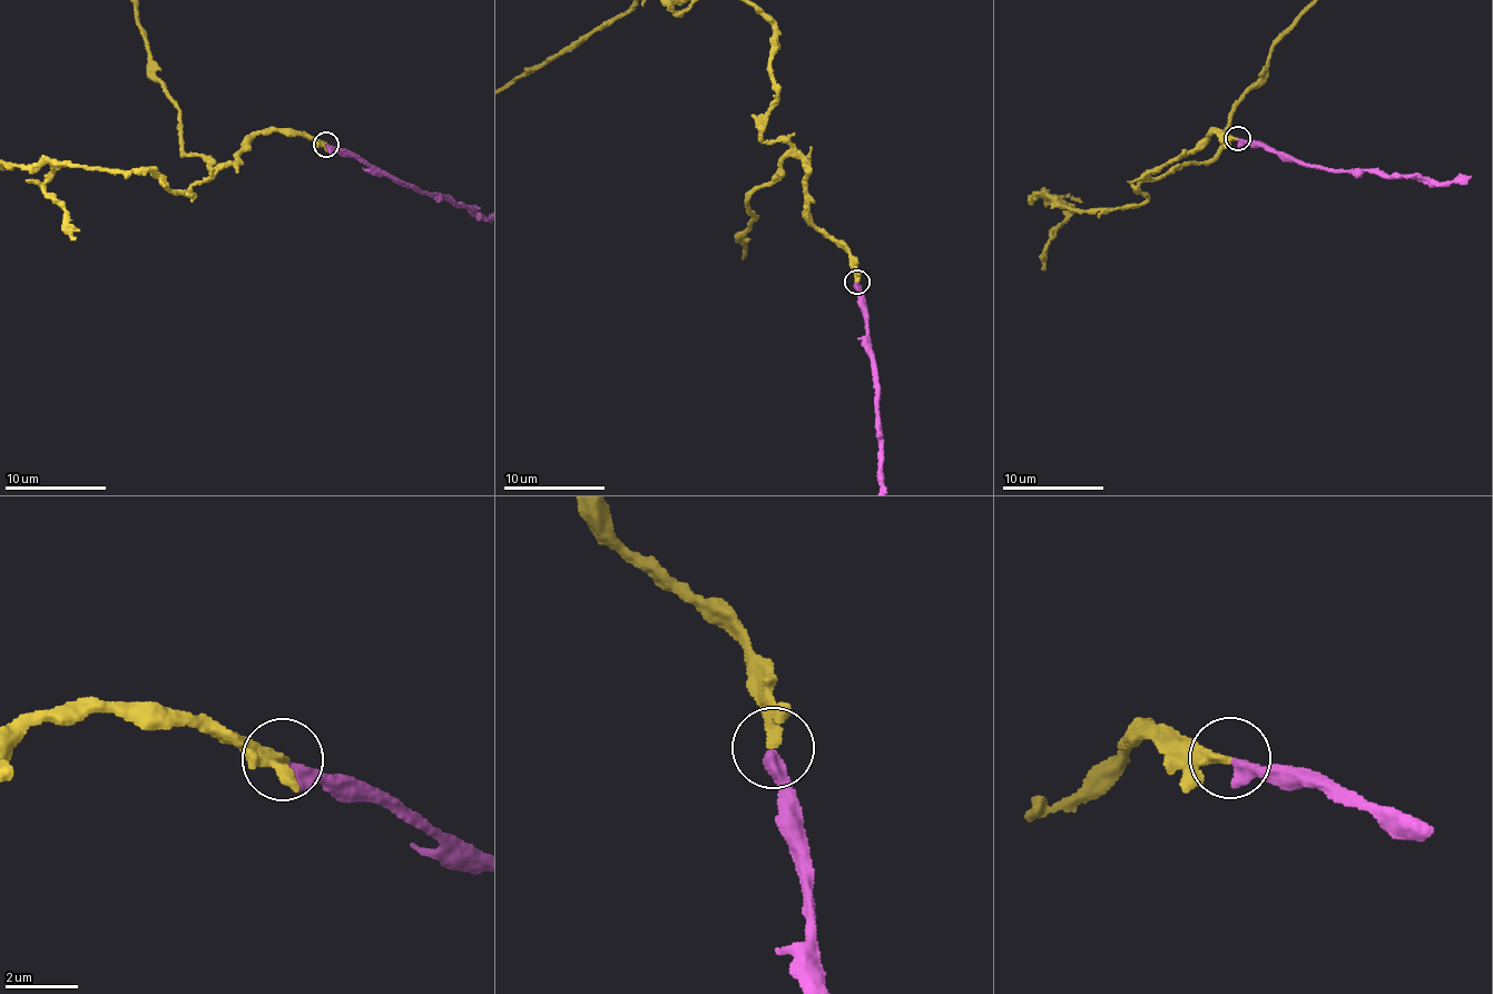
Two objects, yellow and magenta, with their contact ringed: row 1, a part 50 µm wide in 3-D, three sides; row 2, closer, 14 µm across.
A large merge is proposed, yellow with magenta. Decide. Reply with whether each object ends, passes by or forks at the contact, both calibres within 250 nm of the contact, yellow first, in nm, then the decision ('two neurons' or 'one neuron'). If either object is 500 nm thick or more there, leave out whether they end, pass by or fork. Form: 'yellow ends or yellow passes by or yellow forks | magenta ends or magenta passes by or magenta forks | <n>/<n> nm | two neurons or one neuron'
yellow ends | magenta ends | 320/400 nm | one neuron

